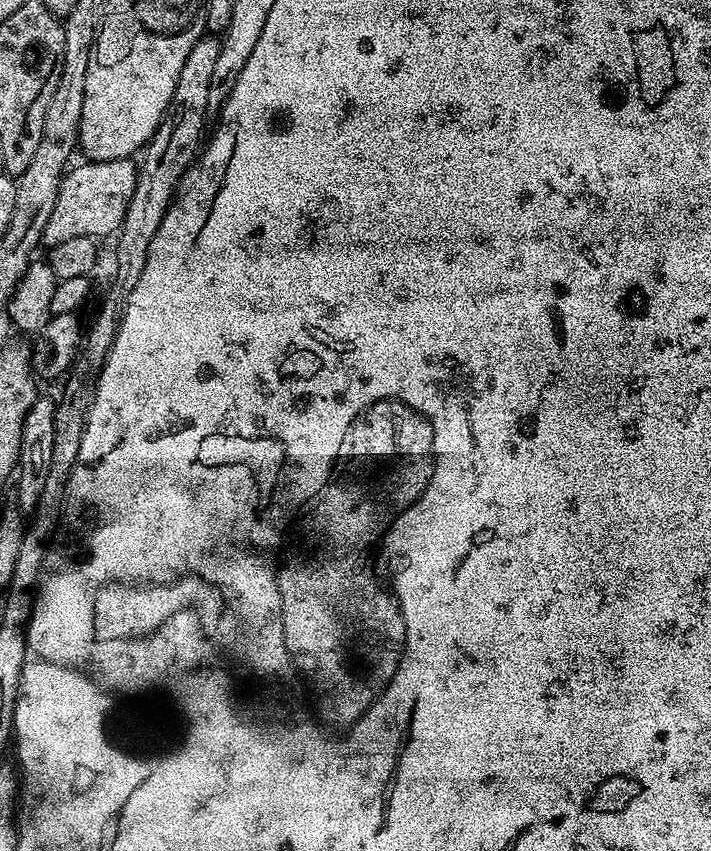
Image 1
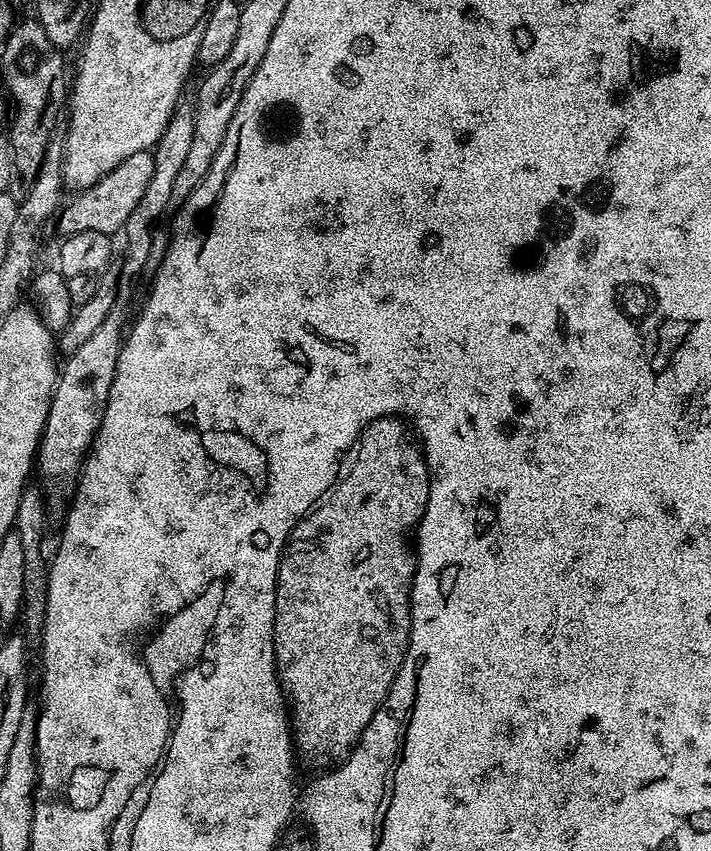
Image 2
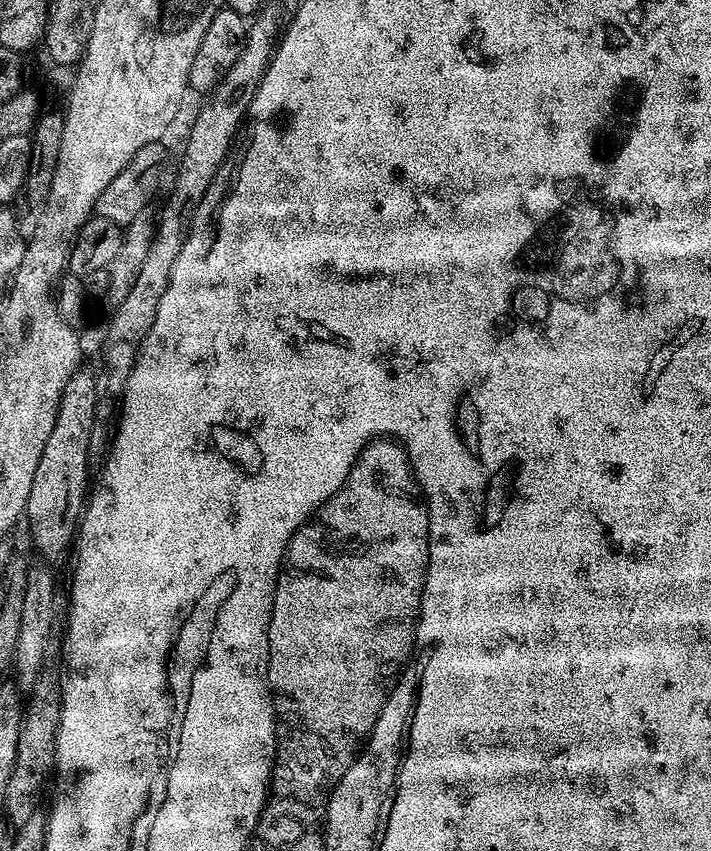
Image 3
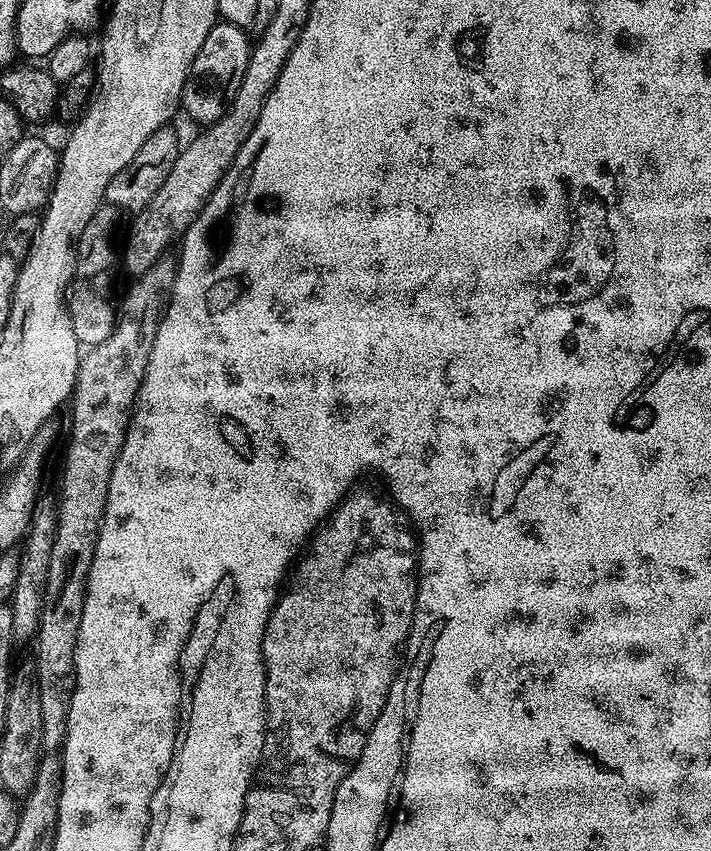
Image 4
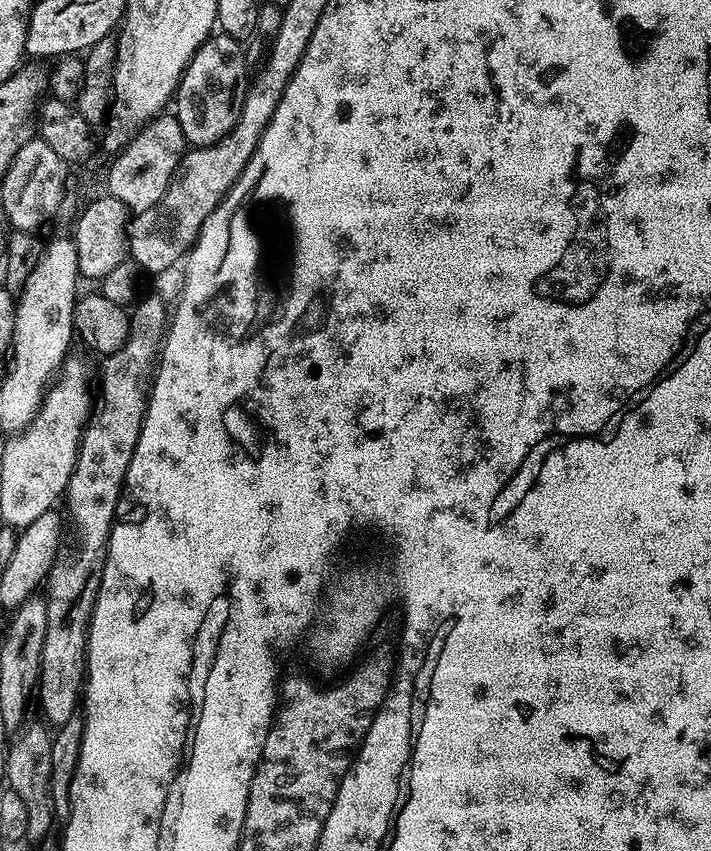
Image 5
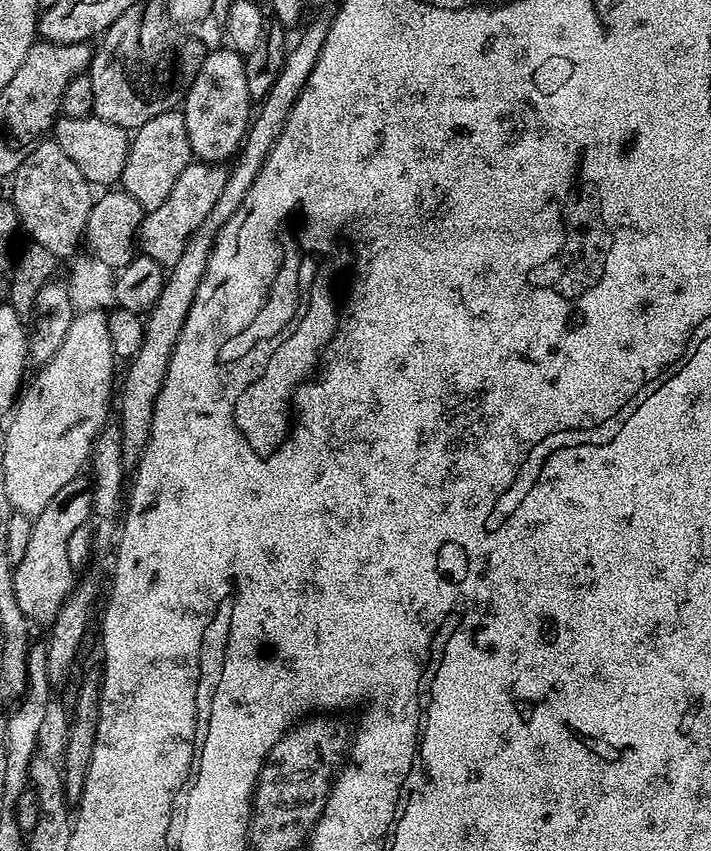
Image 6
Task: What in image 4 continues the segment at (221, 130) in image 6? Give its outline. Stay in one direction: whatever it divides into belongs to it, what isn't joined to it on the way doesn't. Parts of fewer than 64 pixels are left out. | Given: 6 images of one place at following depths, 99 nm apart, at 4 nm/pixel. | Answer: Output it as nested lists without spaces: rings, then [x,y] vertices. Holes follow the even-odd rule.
[[[217,22],[210,30],[210,34],[206,34],[206,42],[202,42],[202,50],[198,50],[190,66],[188,80],[184,83],[184,93],[180,96],[183,111],[188,111],[189,118],[197,120],[200,126],[215,124],[218,118],[225,116],[234,94],[238,94],[238,86],[242,86],[242,74],[246,74],[246,62],[250,51],[250,36],[248,40],[248,35],[245,29],[223,22]]]

